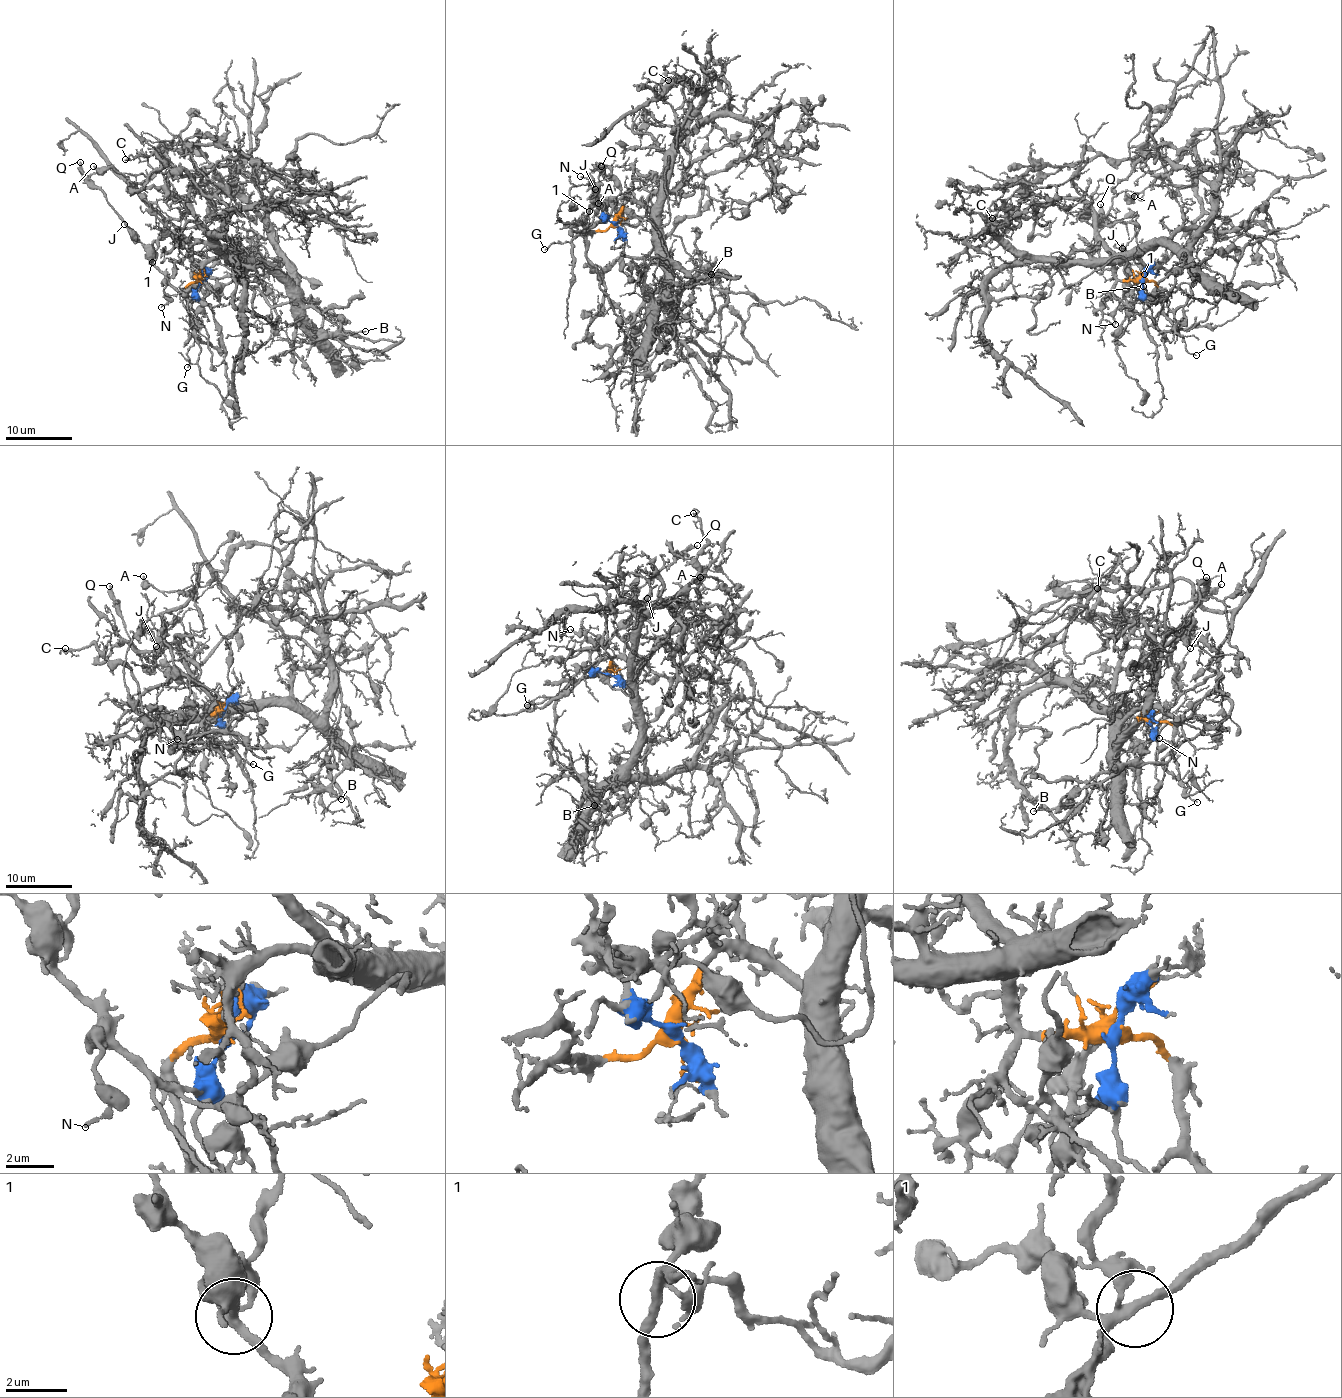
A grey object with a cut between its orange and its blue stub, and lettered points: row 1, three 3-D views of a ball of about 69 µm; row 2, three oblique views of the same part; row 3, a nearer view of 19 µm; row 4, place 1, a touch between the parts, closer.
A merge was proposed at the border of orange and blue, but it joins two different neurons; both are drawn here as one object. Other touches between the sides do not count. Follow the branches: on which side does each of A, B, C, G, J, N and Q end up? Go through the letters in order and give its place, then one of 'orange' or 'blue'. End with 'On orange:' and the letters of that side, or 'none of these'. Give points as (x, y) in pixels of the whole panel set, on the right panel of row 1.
A: place (1134, 196); blue
B: place (1143, 286); blue
C: place (992, 218); orange
G: place (1196, 355); orange
J: place (1122, 248); blue
N: place (1115, 324); blue
Q: place (1100, 204); blue
On orange: C, G

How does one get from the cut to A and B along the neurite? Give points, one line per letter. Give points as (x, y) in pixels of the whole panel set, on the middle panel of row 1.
A: (613, 225), (595, 201), (586, 257), (604, 282), (599, 274), (623, 252), (626, 229), (612, 201), (597, 203)
B: (613, 225), (595, 201), (597, 345), (661, 329), (691, 270), (712, 274)

